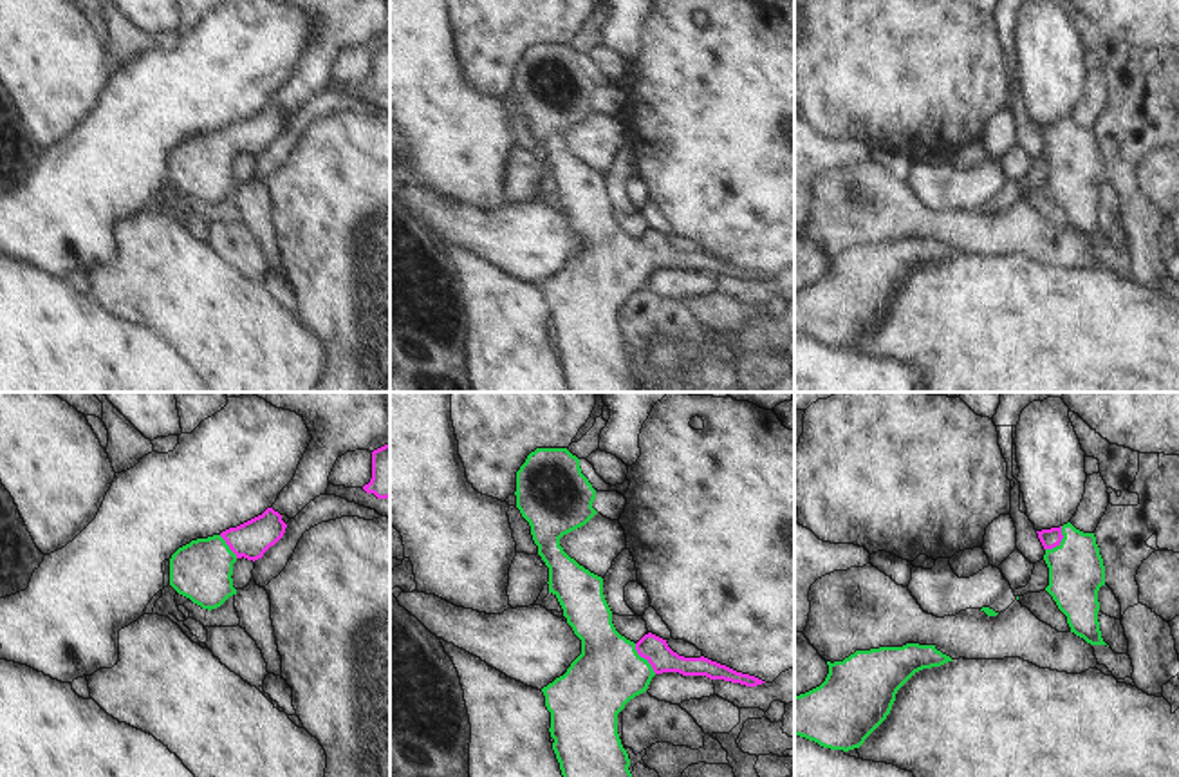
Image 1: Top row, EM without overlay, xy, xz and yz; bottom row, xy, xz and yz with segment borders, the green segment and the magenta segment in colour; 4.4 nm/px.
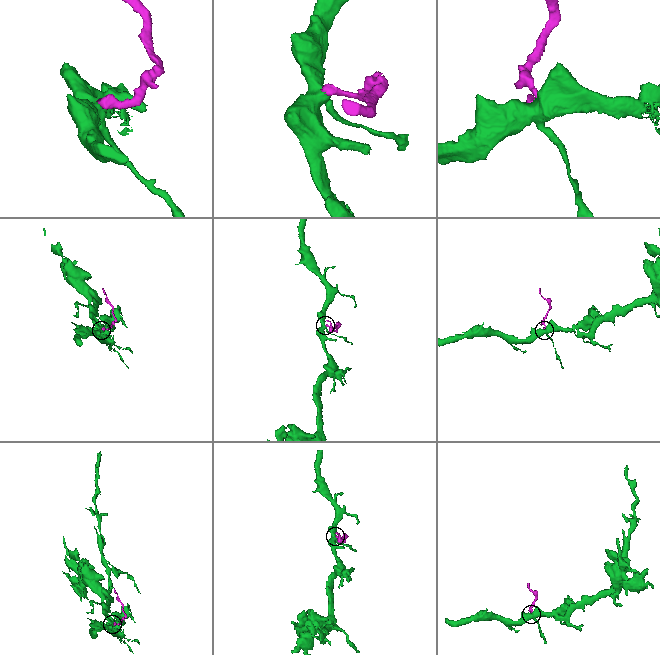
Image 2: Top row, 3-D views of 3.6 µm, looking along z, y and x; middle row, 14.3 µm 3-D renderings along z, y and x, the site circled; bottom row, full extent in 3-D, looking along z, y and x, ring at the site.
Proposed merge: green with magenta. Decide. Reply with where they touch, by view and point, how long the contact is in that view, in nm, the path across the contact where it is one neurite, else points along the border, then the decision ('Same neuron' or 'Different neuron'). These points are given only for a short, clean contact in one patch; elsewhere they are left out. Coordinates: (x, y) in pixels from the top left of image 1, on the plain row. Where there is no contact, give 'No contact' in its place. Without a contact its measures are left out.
Touches green at xz (643, 253). Shared border 170 nm. Path across: xz (609, 268), (627, 264), (643, 253), (650, 243). Same neuron

